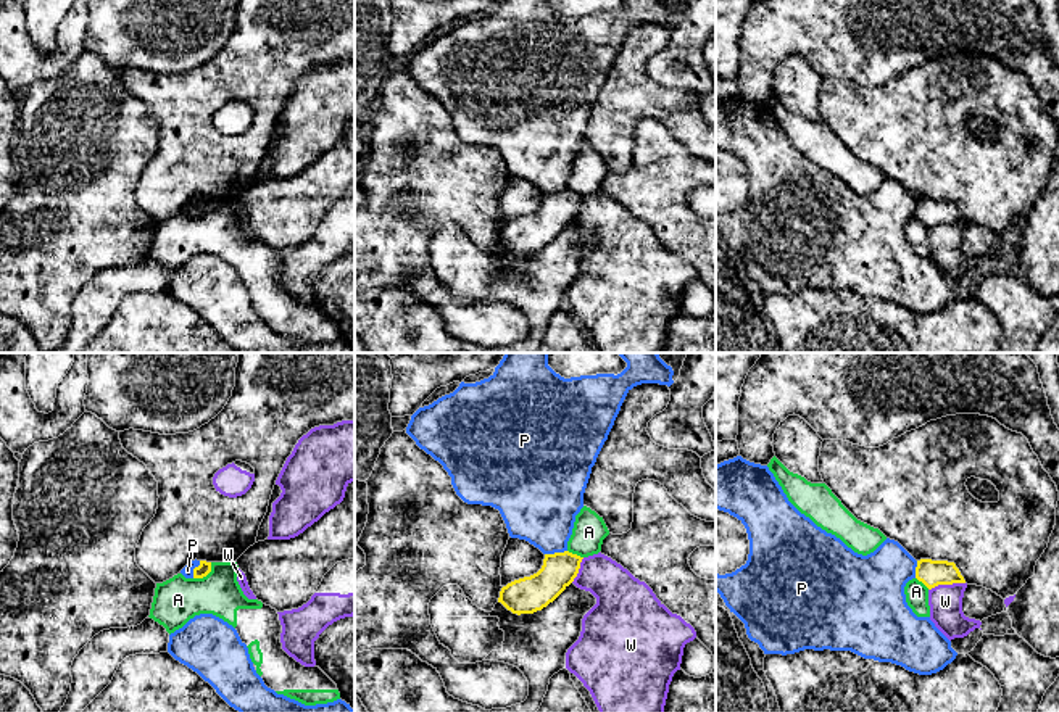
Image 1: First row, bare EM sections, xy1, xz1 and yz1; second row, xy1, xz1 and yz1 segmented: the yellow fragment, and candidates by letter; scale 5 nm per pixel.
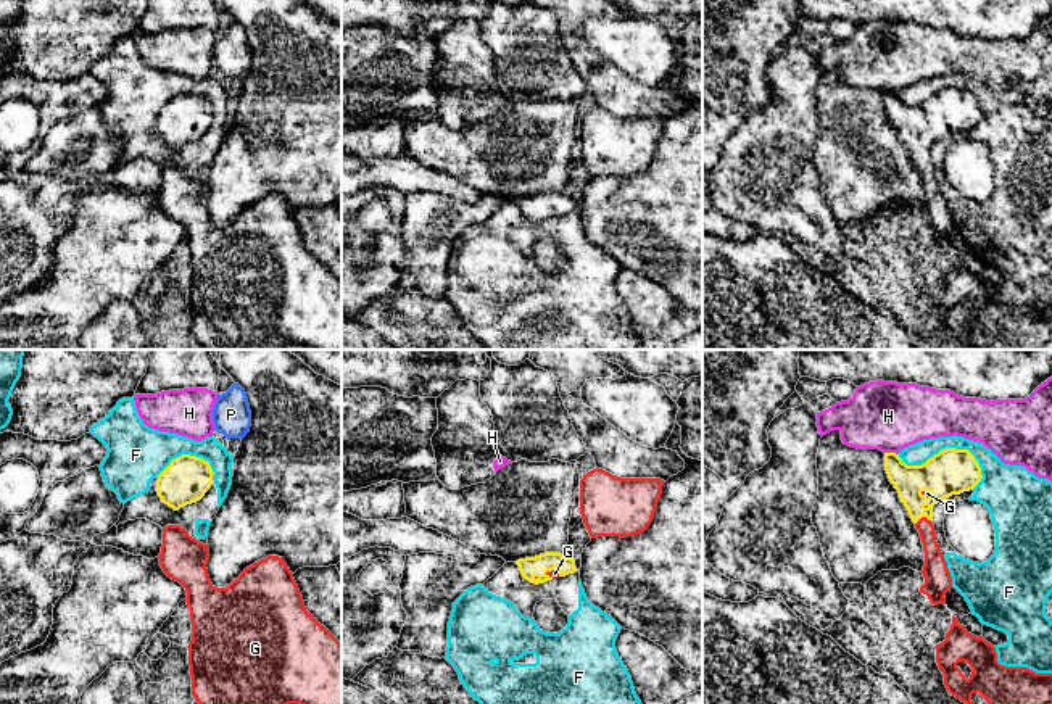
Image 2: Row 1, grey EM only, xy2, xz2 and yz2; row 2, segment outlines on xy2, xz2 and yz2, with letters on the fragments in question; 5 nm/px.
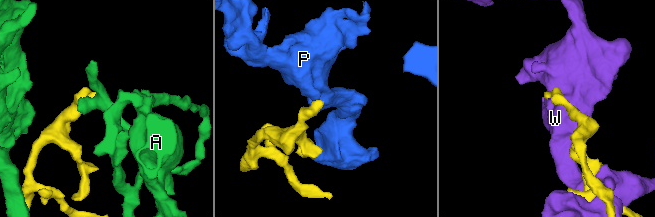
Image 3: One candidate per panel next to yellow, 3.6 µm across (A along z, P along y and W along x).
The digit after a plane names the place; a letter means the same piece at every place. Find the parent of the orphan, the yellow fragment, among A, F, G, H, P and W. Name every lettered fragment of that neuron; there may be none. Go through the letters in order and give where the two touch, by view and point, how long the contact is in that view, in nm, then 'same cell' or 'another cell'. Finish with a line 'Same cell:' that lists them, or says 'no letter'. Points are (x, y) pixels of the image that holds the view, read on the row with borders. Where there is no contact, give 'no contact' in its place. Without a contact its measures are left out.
A: contact xy1 (205, 575); length 130 nm; another cell
F: contact yz2 (946, 448); length 440 nm; another cell
G: contact yz2 (922, 516); length 80 nm; same cell
H: contact yz2 (891, 453); length 70 nm; another cell
P: contact xz1 (555, 553); length 110 nm; another cell
W: contact yz1 (946, 583); length 190 nm; another cell
Same cell: G

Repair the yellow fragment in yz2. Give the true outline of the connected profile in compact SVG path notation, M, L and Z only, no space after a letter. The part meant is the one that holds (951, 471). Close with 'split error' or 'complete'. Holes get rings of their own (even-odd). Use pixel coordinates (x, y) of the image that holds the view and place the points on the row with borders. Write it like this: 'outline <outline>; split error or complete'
outline M946 448L922 466L907 466L899 454L884 453L884 470L923 543L925 583L918 593L926 594L934 606L946 604L944 596L952 588L952 577L936 541L933 506L973 490L983 478L981 467L968 449Z; split error

